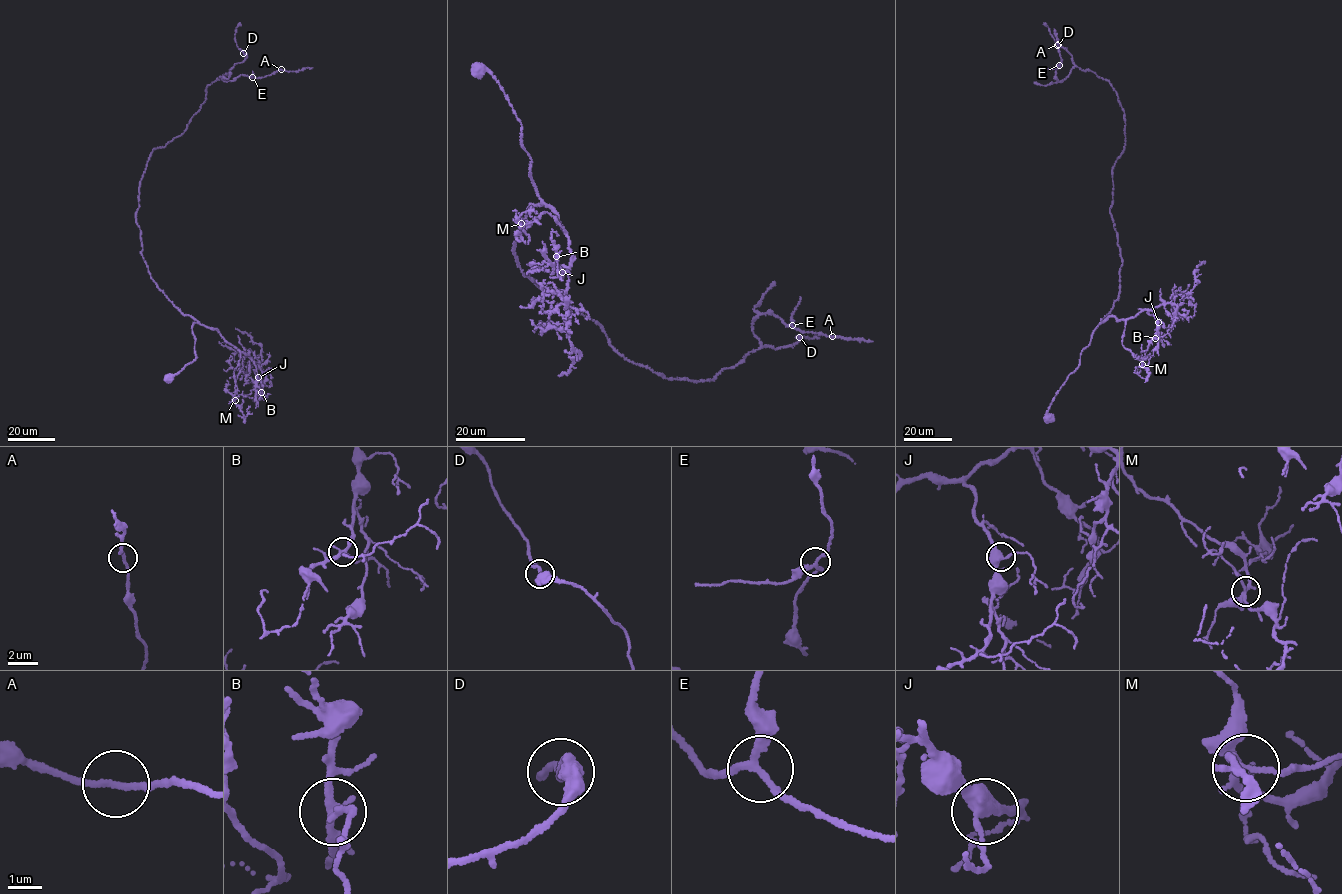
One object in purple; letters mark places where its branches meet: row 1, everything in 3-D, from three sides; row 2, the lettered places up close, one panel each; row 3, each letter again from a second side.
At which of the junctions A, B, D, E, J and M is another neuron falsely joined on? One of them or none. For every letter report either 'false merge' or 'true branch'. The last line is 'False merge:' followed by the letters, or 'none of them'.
A: true branch
B: true branch
D: true branch
E: true branch
J: true branch
M: true branch
False merge: none of them

